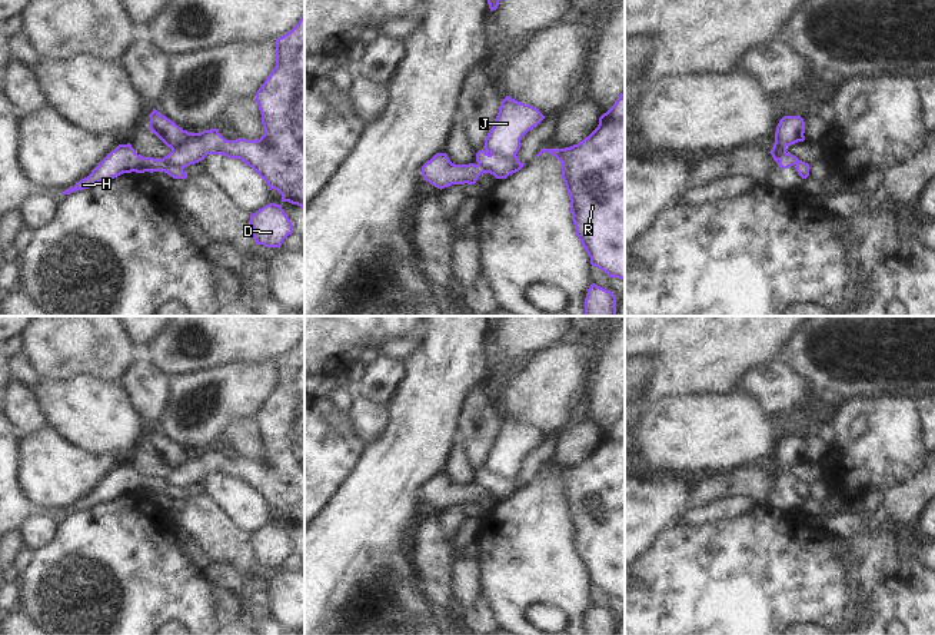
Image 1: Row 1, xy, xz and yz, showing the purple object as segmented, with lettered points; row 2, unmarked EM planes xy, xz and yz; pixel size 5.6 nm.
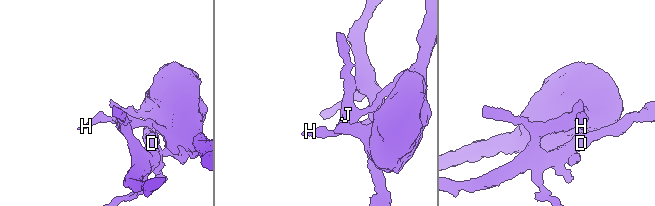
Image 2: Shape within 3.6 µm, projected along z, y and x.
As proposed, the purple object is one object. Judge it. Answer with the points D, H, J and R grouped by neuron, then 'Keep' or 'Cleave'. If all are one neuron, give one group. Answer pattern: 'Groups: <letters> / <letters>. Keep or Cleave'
Groups: D H J / R. Cleave.

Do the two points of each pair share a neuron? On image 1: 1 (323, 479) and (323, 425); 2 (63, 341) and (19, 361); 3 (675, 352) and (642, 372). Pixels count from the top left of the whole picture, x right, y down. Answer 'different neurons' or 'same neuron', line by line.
1: same neuron
2: different neurons
3: different neurons

